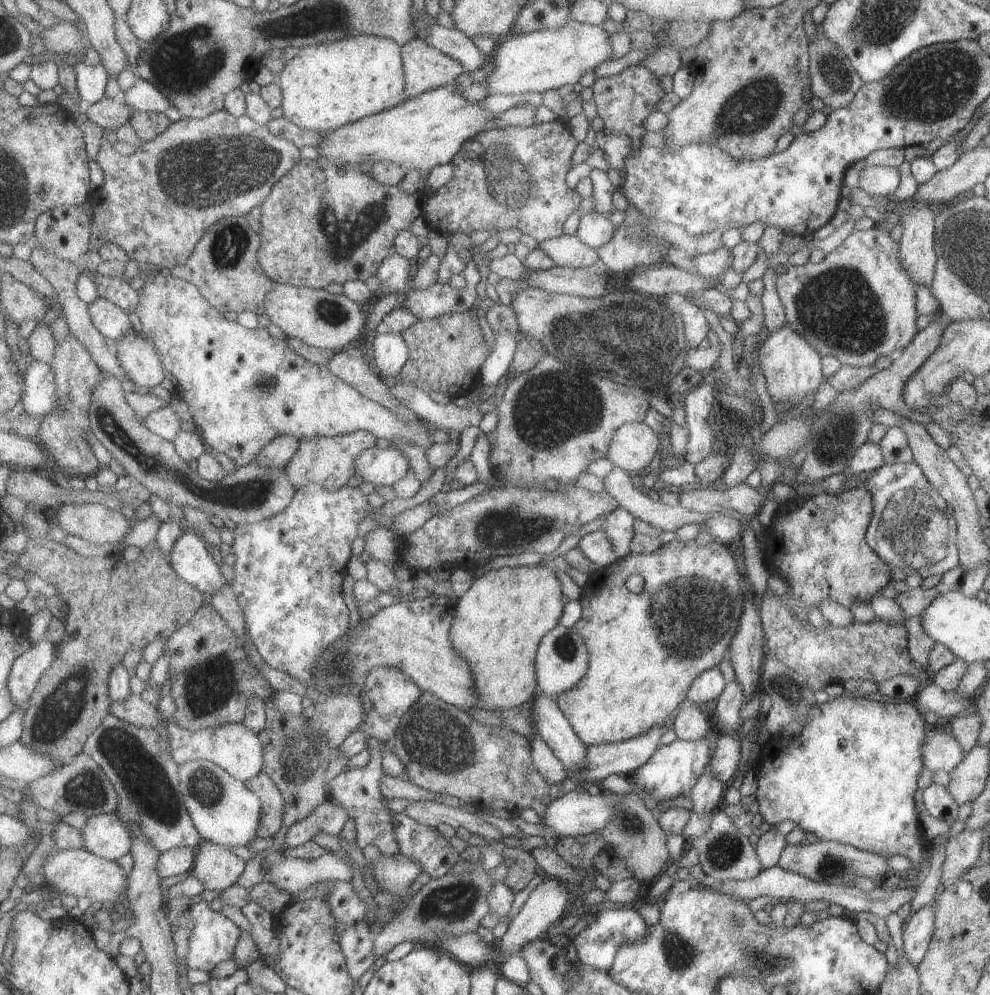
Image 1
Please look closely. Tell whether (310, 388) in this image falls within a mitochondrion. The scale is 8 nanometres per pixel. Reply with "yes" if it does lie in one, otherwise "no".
no

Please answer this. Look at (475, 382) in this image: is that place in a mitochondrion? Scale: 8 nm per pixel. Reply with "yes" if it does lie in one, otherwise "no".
no

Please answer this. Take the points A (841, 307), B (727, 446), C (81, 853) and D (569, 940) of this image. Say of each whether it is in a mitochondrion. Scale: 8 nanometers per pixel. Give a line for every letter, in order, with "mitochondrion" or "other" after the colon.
A: mitochondrion
B: other
C: other
D: other

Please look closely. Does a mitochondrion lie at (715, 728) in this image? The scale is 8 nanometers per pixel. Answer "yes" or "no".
no

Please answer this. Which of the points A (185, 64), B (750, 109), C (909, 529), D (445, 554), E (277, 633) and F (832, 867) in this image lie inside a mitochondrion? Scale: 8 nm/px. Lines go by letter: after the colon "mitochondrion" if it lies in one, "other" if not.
A: mitochondrion
B: mitochondrion
C: mitochondrion
D: other
E: other
F: mitochondrion

